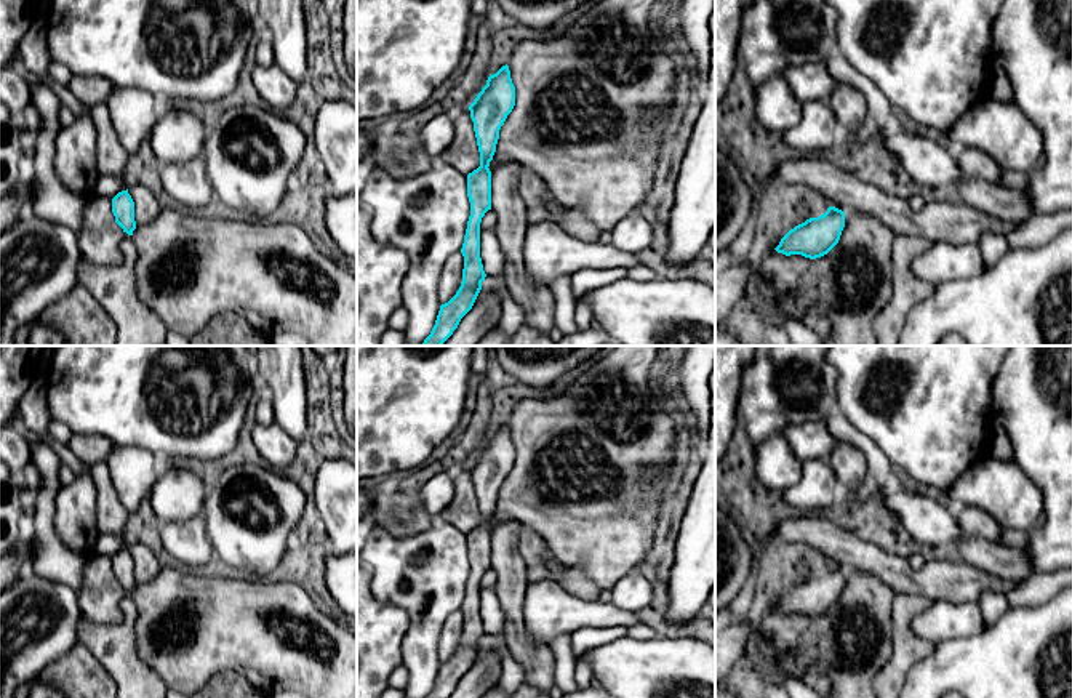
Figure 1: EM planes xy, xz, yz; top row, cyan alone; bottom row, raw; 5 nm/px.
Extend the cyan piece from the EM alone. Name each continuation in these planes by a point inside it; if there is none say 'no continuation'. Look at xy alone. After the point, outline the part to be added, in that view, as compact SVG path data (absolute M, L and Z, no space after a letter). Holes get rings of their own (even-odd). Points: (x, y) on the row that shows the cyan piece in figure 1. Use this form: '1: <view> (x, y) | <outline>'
no continuation

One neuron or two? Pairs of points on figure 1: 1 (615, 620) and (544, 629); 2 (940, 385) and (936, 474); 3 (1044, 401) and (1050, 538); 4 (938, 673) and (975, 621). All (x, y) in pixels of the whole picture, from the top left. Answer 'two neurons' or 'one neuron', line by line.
1: one neuron
2: one neuron
3: one neuron
4: two neurons

